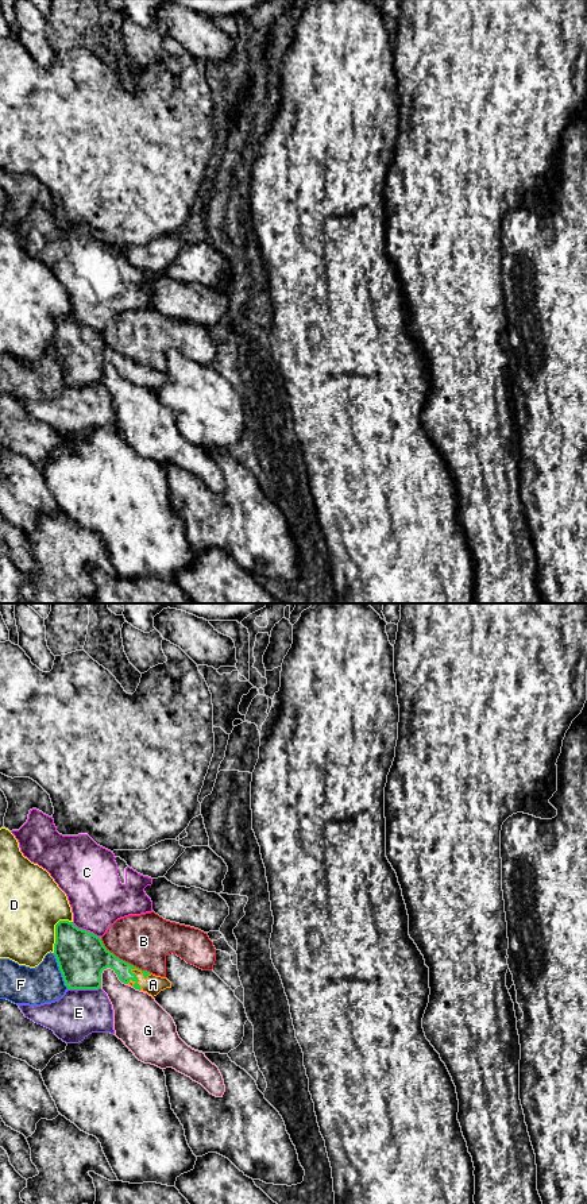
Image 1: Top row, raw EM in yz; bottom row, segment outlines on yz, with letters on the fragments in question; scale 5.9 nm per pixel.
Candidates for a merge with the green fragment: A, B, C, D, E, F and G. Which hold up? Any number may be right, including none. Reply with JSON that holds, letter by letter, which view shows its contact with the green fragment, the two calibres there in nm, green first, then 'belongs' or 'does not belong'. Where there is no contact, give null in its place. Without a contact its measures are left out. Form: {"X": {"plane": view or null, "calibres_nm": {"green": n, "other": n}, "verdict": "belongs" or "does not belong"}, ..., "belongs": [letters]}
{"A": {"plane": "yz", "calibres_nm": {"green": 200, "other": 110}, "verdict": "belongs"}, "B": {"plane": "yz", "calibres_nm": {"green": 300, "other": 320}, "verdict": "does not belong"}, "C": {"plane": "yz", "calibres_nm": {"green": 300, "other": 340}, "verdict": "does not belong"}, "D": {"plane": "yz", "calibres_nm": {"green": 300, "other": 380}, "verdict": "does not belong"}, "E": {"plane": "yz", "calibres_nm": {"green": 300, "other": 280}, "verdict": "does not belong"}, "F": {"plane": "yz", "calibres_nm": {"green": 300, "other": 240}, "verdict": "does not belong"}, "G": {"plane": "yz", "calibres_nm": {"green": 300, "other": 240}, "verdict": "does not belong"}, "belongs": ["A"]}

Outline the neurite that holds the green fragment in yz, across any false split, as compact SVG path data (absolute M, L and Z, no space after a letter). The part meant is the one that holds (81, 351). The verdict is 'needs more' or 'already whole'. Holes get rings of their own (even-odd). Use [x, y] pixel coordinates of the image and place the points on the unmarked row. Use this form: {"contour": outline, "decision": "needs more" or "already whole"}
{"contour": "M59 316L55 320L54 351L67 385L99 385L101 368L111 363L119 375L152 393L171 383L166 373L142 366L111 348L101 332L78 324L73 317Z", "decision": "needs more"}

